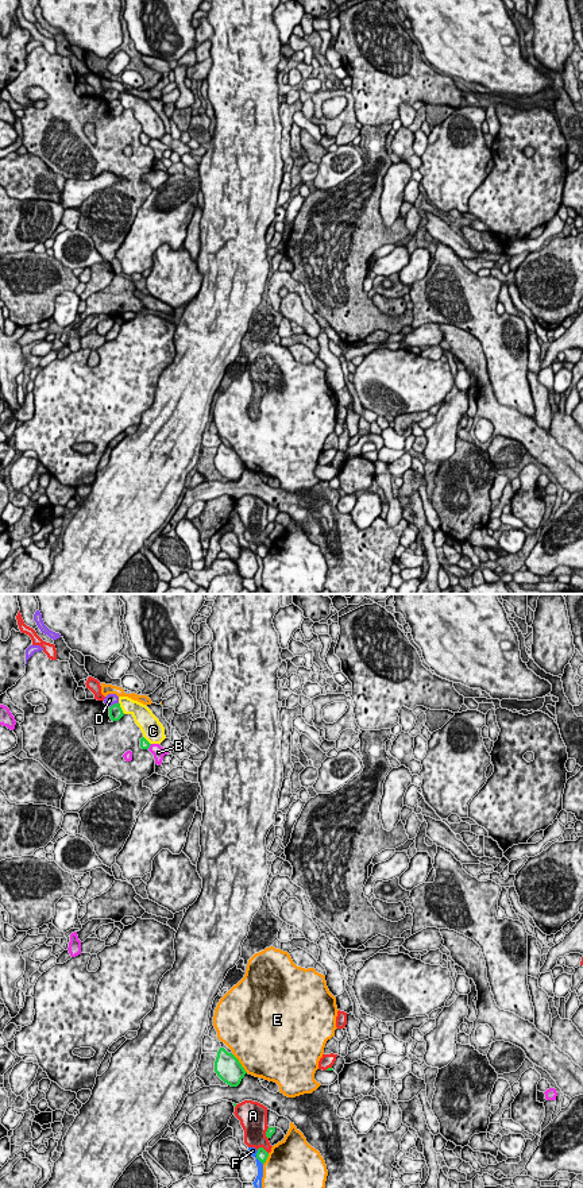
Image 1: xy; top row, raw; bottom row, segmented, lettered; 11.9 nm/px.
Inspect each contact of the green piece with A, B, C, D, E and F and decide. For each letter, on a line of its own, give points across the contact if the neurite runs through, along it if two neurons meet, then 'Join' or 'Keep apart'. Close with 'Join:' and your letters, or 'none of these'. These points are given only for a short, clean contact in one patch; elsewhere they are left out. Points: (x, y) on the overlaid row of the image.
A: Keep apart
B: Keep apart
C: Keep apart
D: Boundary: xy (118, 702), (109, 708). Keep apart
E: Keep apart
F: Keep apart
Join: none of these

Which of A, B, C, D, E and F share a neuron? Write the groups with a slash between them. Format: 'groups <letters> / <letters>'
groups A / B / C / D / E / F

